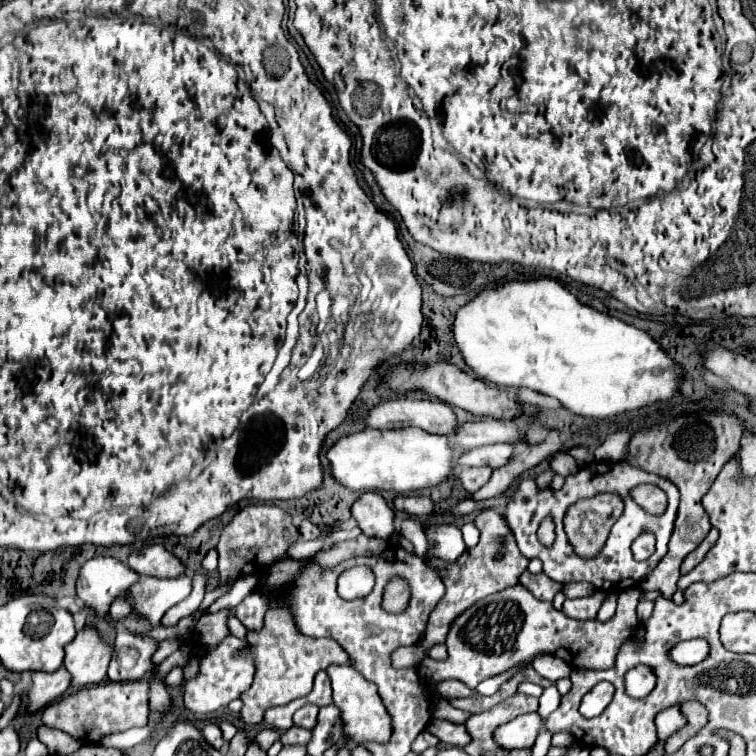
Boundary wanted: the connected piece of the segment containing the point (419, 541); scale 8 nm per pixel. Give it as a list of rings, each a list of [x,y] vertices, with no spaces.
[[[405,520],[403,526],[401,526],[401,534],[411,540],[413,548],[415,548],[415,556],[425,560],[425,556],[427,556],[427,544],[425,544],[425,532],[423,532],[421,524],[415,522],[415,520]]]

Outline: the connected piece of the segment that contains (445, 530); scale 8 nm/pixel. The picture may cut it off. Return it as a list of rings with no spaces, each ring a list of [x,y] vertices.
[[[447,524],[431,526],[427,530],[427,536],[437,542],[435,556],[439,556],[439,558],[443,558],[447,562],[457,560],[467,548],[463,538],[461,538],[461,530],[457,526],[447,526]]]

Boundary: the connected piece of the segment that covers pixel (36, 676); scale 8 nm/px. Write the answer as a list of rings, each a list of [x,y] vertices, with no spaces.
[[[61,666],[57,672],[33,672],[33,686],[29,690],[29,710],[35,712],[61,698],[69,690],[69,672]]]

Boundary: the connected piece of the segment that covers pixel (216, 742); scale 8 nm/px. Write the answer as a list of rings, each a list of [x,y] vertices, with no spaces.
[[[207,724],[205,728],[203,728],[203,736],[205,736],[205,740],[213,746],[213,748],[217,748],[217,750],[221,750],[223,748],[223,738],[221,738],[221,730],[219,730],[219,726],[217,724]]]

